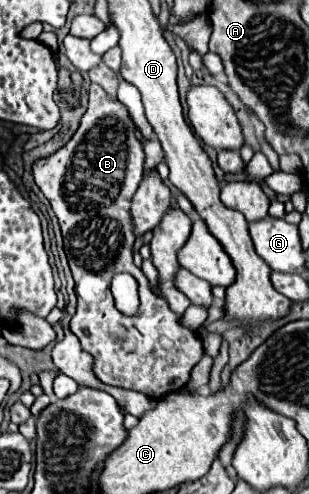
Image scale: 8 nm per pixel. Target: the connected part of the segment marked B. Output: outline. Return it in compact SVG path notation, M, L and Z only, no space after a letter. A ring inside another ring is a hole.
M91 90L91 100L77 132L55 154L37 160L33 164L33 176L39 190L51 202L51 208L61 224L65 254L69 258L69 266L75 278L75 292L79 298L77 312L71 318L71 330L79 338L83 350L87 350L93 356L93 374L103 384L125 390L137 390L151 398L161 398L169 392L183 388L189 382L193 366L203 356L203 346L199 334L177 322L177 314L171 312L171 308L161 296L155 296L151 292L147 278L133 264L131 248L135 236L131 234L131 220L127 216L127 208L131 206L131 198L137 192L139 182L143 180L143 162L143 144L135 136L135 124L127 108L115 98L111 98L107 92ZM117 272L129 272L139 282L141 312L135 318L127 318L119 310L115 310L109 284Z

